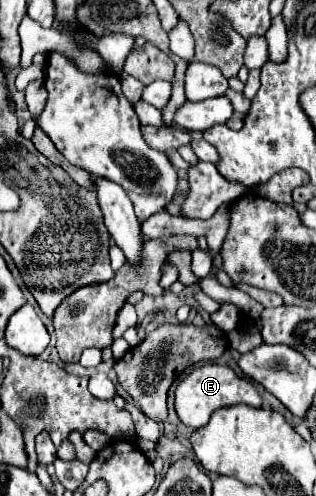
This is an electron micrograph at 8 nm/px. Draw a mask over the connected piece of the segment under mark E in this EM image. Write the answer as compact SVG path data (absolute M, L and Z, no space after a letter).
M220 364L198 366L176 388L176 414L192 430L206 426L212 412L216 412L224 406L234 406L234 404L250 404L254 408L262 408L262 398L260 398L256 386L248 378L238 376L228 366L220 366Z

